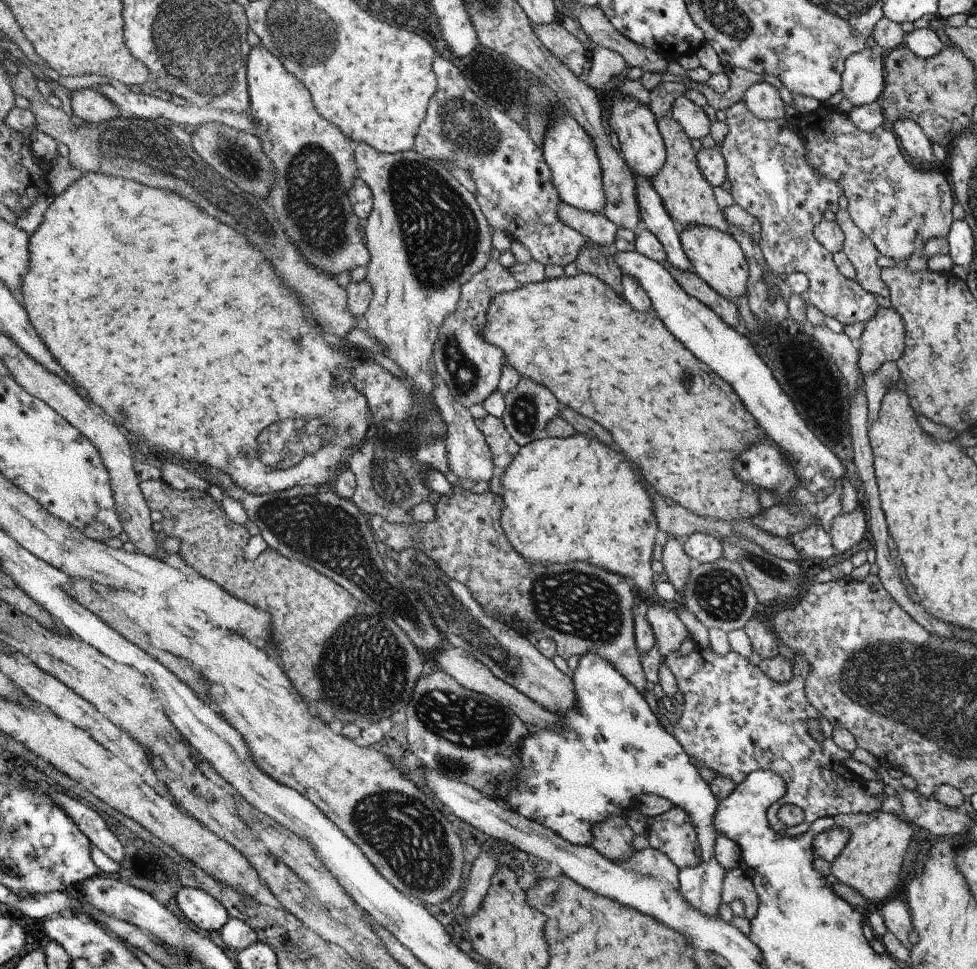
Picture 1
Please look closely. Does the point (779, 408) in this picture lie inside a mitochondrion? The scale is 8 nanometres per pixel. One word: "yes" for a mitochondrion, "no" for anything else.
no

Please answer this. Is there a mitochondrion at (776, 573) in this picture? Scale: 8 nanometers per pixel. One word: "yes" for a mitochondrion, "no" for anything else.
yes

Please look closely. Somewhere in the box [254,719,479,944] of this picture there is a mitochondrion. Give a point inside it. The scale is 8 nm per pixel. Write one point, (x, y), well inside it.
(402, 830)

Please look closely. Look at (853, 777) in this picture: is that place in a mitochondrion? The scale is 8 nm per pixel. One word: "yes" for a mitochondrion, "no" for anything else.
no

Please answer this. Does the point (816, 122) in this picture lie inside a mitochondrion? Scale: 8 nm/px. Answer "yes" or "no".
no

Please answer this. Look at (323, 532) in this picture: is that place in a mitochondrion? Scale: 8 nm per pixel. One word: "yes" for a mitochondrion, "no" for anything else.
yes

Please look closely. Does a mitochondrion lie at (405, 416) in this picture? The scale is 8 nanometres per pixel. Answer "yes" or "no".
no

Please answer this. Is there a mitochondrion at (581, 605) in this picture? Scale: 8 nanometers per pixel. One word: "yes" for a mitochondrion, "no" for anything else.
yes

